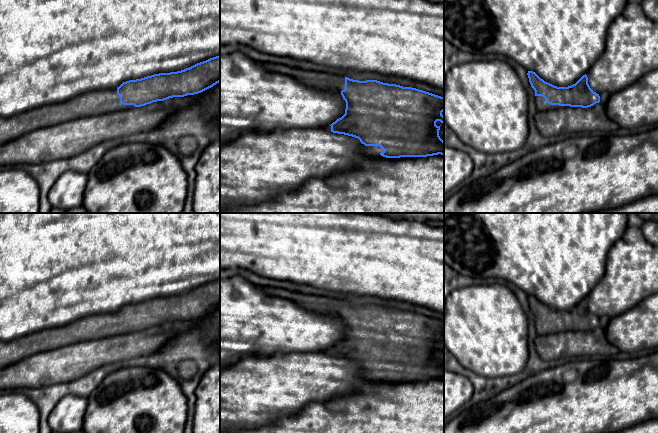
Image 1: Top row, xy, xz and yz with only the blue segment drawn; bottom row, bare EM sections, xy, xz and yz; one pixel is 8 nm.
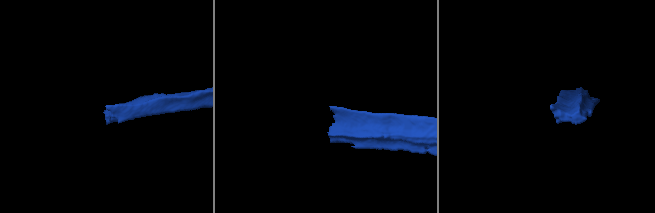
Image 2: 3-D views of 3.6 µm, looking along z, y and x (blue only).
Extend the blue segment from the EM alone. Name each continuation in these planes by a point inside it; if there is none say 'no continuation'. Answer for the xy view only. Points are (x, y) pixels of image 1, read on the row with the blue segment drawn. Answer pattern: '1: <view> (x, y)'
1: xy (98, 102)

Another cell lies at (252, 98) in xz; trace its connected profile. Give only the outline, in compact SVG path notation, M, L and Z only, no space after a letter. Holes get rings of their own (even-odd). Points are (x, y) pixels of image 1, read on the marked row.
M241 52L220 53L220 145L254 131L324 129L345 114L346 102L335 90L321 90L270 71Z

